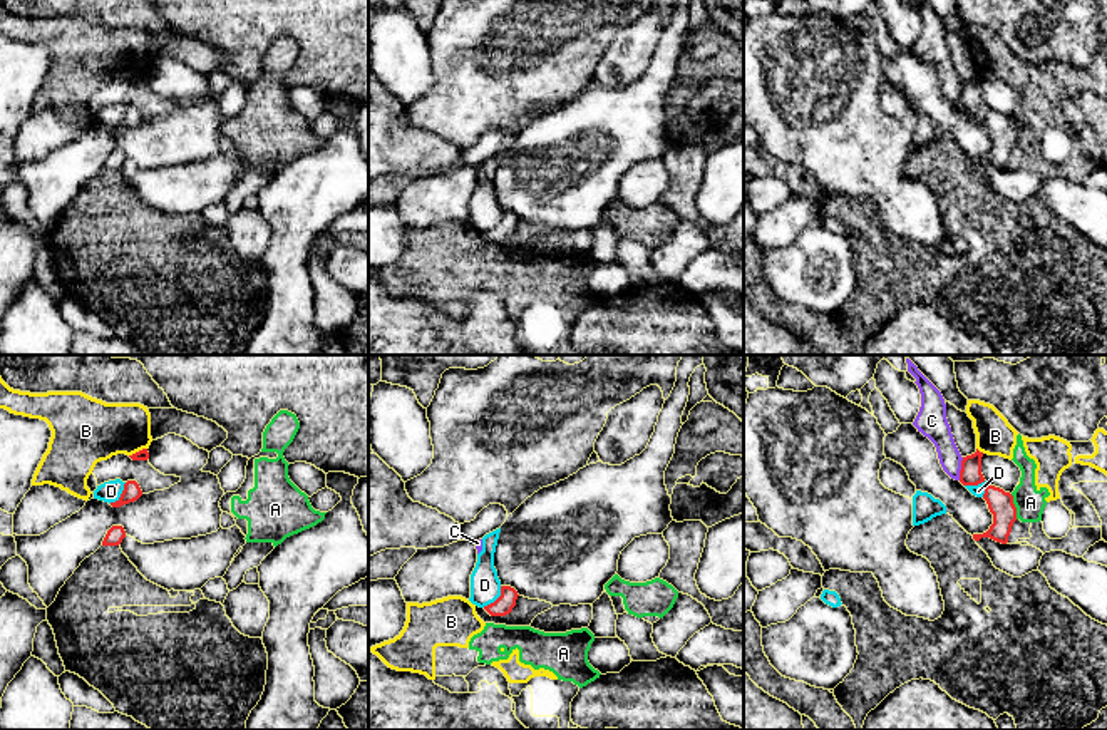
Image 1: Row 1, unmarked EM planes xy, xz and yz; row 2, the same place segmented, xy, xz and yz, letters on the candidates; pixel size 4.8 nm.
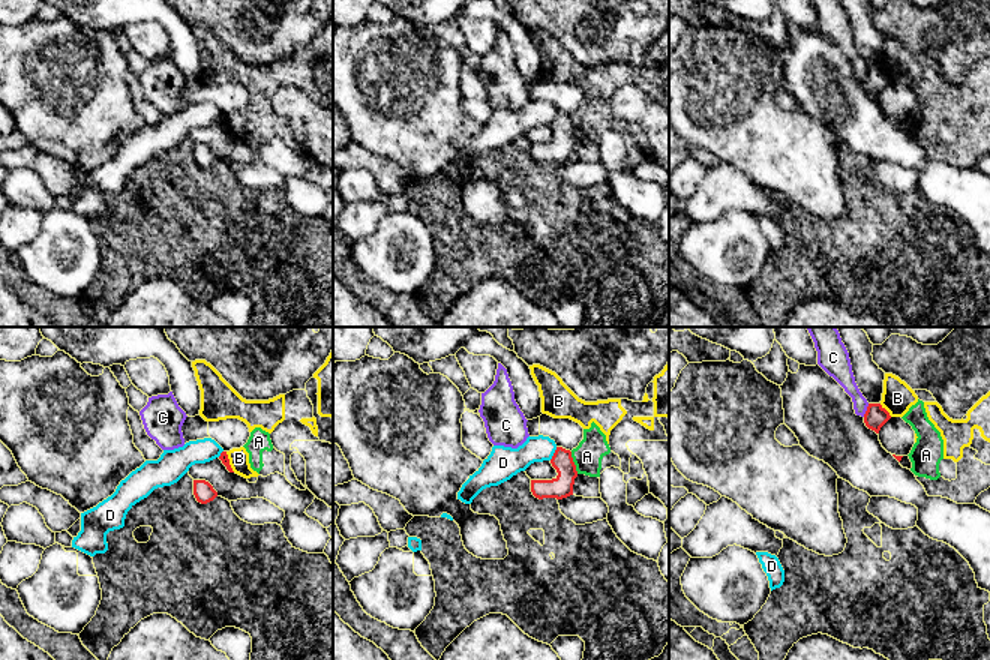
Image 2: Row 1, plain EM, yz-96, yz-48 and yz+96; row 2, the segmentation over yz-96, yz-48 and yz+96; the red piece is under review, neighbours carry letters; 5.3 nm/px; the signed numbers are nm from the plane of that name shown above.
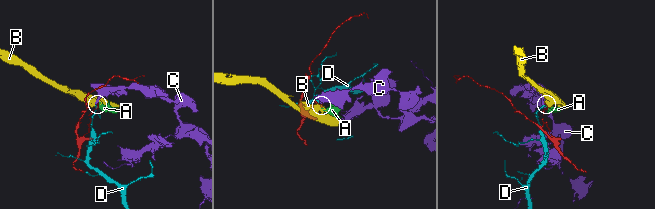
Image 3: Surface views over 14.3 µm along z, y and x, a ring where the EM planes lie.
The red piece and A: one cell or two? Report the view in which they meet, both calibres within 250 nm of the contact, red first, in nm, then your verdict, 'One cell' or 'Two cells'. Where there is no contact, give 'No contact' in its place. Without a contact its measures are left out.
Touches red in yz. Thickness 120 nm (red) against 140 nm. Two cells

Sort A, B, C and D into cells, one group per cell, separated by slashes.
A B / C / D

